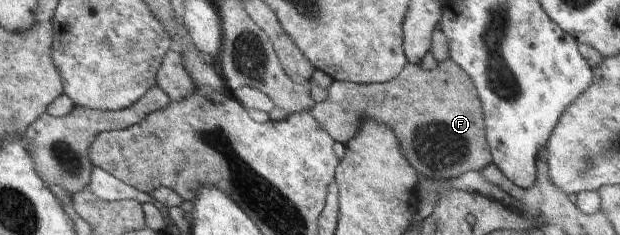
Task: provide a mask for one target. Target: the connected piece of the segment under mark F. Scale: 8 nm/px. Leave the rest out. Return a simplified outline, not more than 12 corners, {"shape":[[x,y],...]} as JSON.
{"shape":[[449,58],[383,84],[334,80],[309,113],[347,144],[395,133],[422,177],[492,164],[475,87]]}

